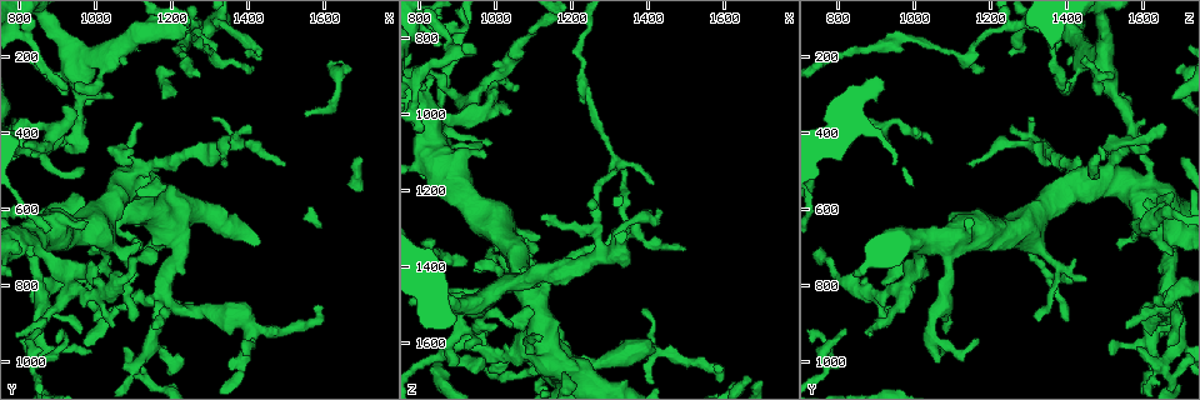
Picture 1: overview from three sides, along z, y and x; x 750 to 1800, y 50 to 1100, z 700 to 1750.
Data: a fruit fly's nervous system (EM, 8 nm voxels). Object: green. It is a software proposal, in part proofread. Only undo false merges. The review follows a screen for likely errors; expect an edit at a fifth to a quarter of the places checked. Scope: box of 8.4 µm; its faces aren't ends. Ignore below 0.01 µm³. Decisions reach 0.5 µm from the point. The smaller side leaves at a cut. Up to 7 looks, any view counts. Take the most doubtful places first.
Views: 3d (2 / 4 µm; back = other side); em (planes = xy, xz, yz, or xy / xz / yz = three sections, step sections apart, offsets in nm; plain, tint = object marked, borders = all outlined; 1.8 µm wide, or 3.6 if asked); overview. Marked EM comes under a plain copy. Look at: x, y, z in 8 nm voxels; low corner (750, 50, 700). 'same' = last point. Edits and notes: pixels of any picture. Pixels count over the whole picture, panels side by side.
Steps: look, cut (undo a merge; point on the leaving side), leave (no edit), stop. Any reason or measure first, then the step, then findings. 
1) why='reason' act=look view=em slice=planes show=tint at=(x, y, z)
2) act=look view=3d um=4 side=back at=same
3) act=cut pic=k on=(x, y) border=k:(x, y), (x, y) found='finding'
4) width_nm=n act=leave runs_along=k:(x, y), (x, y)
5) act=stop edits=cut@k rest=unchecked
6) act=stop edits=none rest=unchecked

why='sharp bend' act=look view=em slice=planes show=tint at=(1305, 190, 1145)

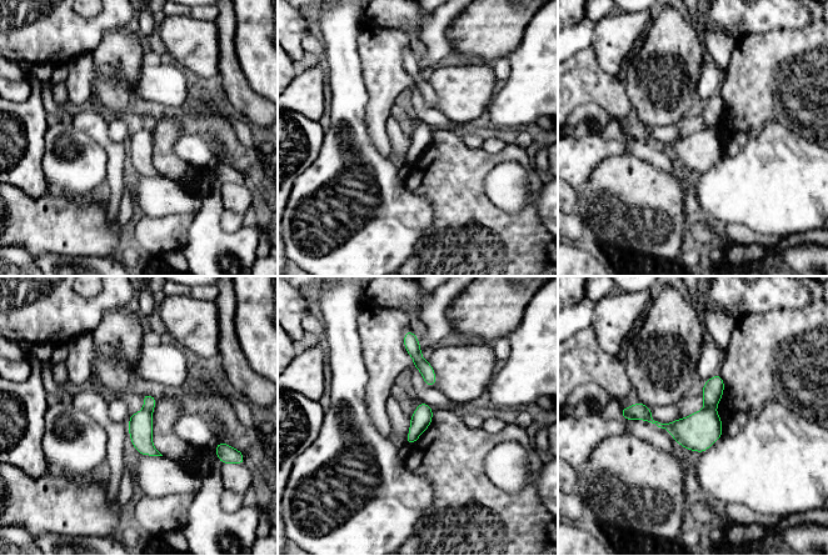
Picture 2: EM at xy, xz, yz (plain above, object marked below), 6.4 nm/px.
act=cut pic=2 on=(698, 431) border=2:(704, 409), (713, 410) found='a second neuron is stuck on'

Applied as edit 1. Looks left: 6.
why='sharp bend' act=look view=3d um=4 at=(1420, 920, 1625)

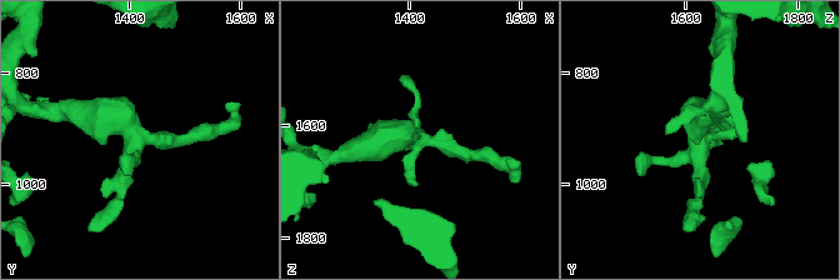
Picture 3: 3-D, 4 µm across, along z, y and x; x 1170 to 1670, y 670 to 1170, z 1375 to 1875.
why='need the tissue' act=look view=em um=3.6 slice=xz step=16 show=borders at=(1410, 915, 1620)

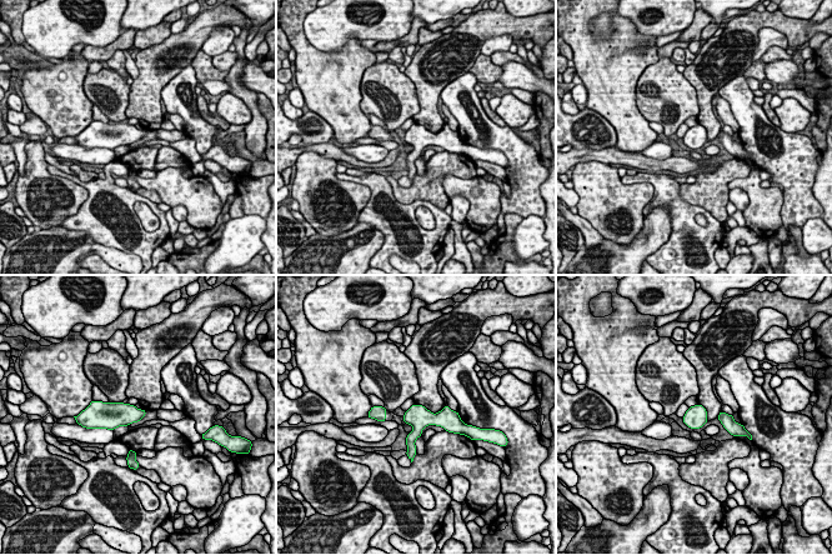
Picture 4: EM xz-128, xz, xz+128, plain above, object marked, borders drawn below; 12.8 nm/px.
width_nm=240 act=leave found='one neuron here'

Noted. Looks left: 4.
act=look view=em slice=planes show=tint at=(840, 985, 765)

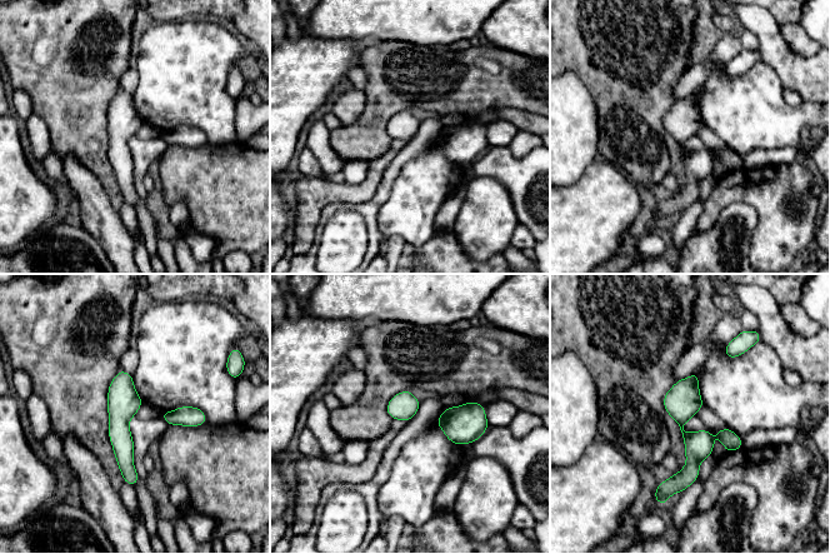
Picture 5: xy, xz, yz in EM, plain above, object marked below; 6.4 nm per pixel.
act=leave runs_along=5:(694, 377), (681, 402), (693, 465), (676, 488) found='continuous, no second neuron'

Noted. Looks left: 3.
act=stop edits=cut@2 rest=unchecked

